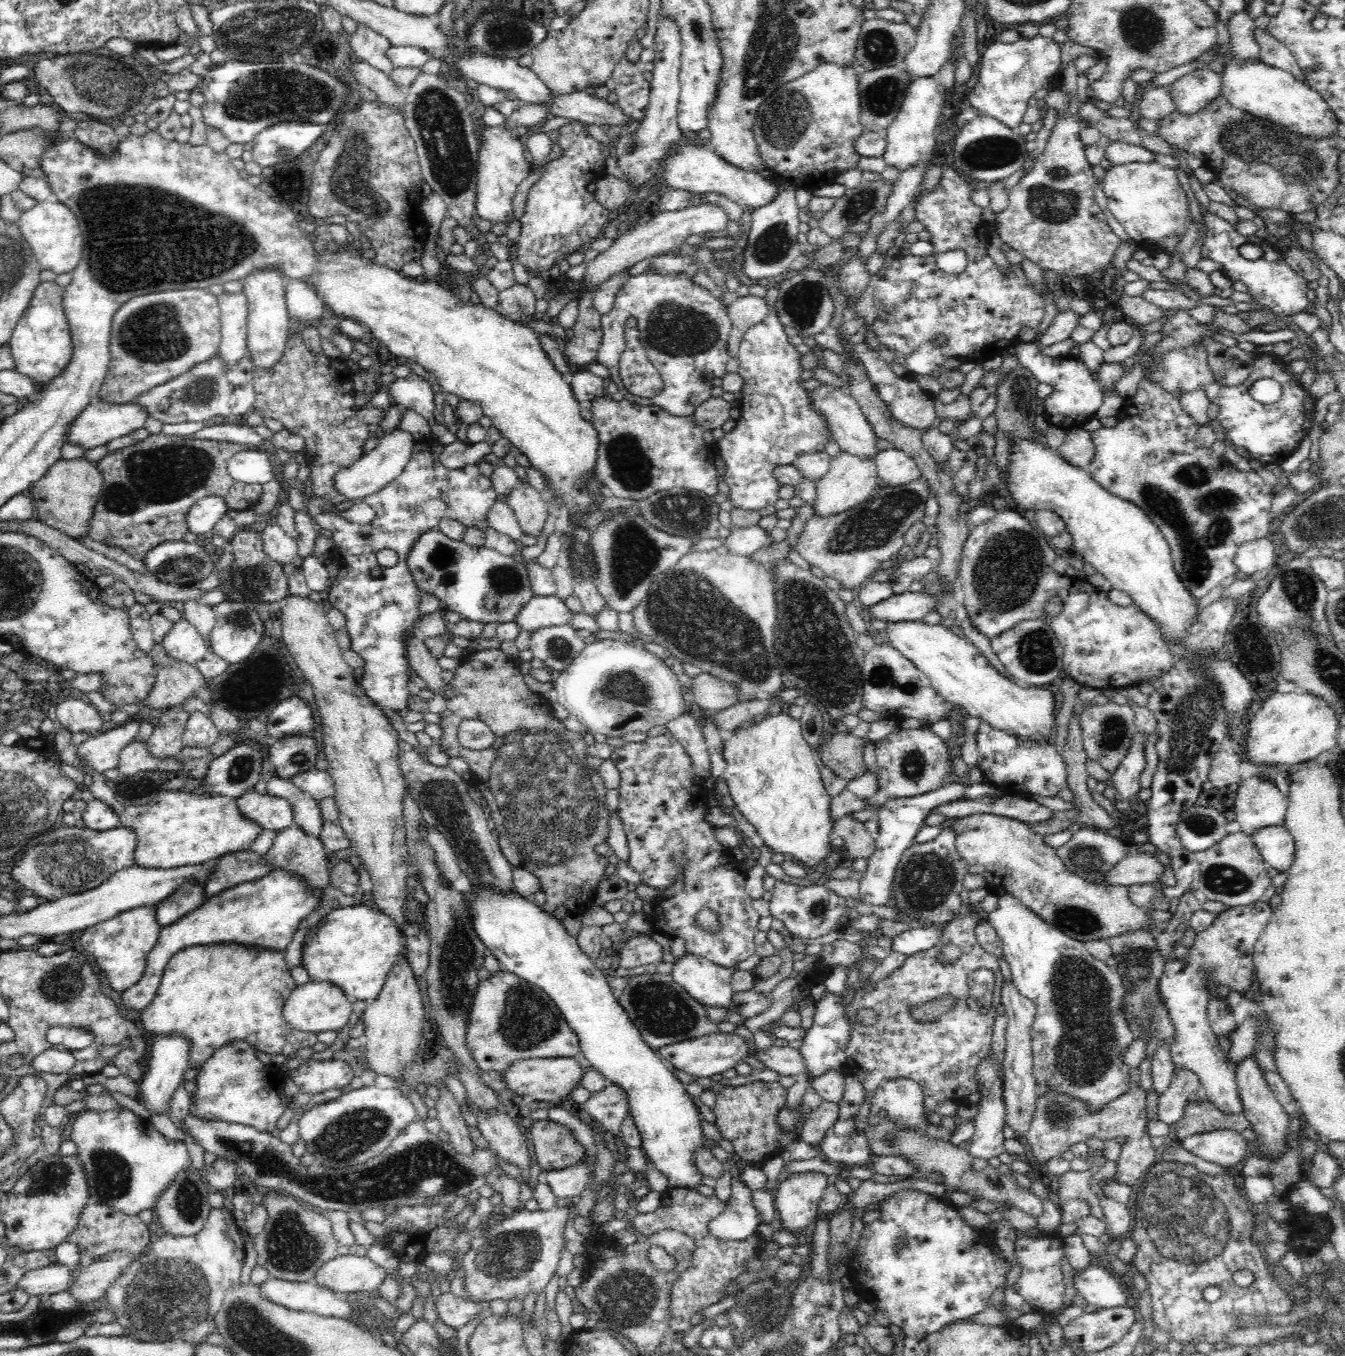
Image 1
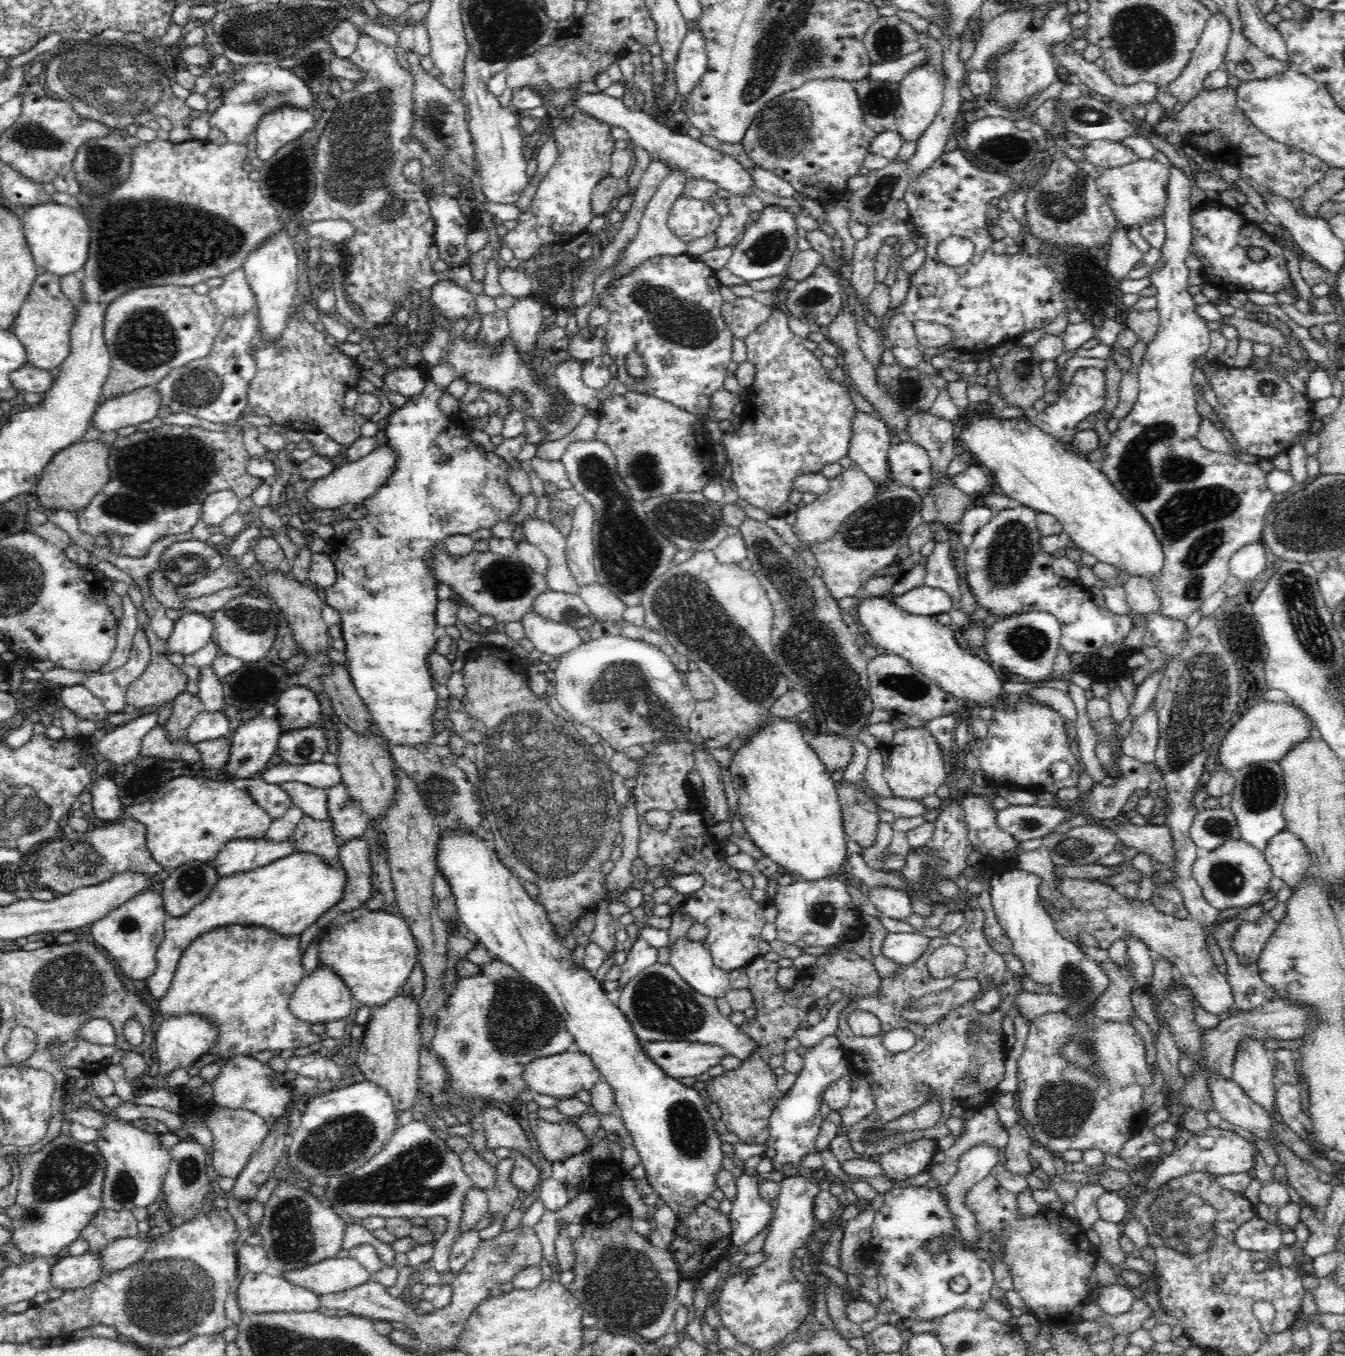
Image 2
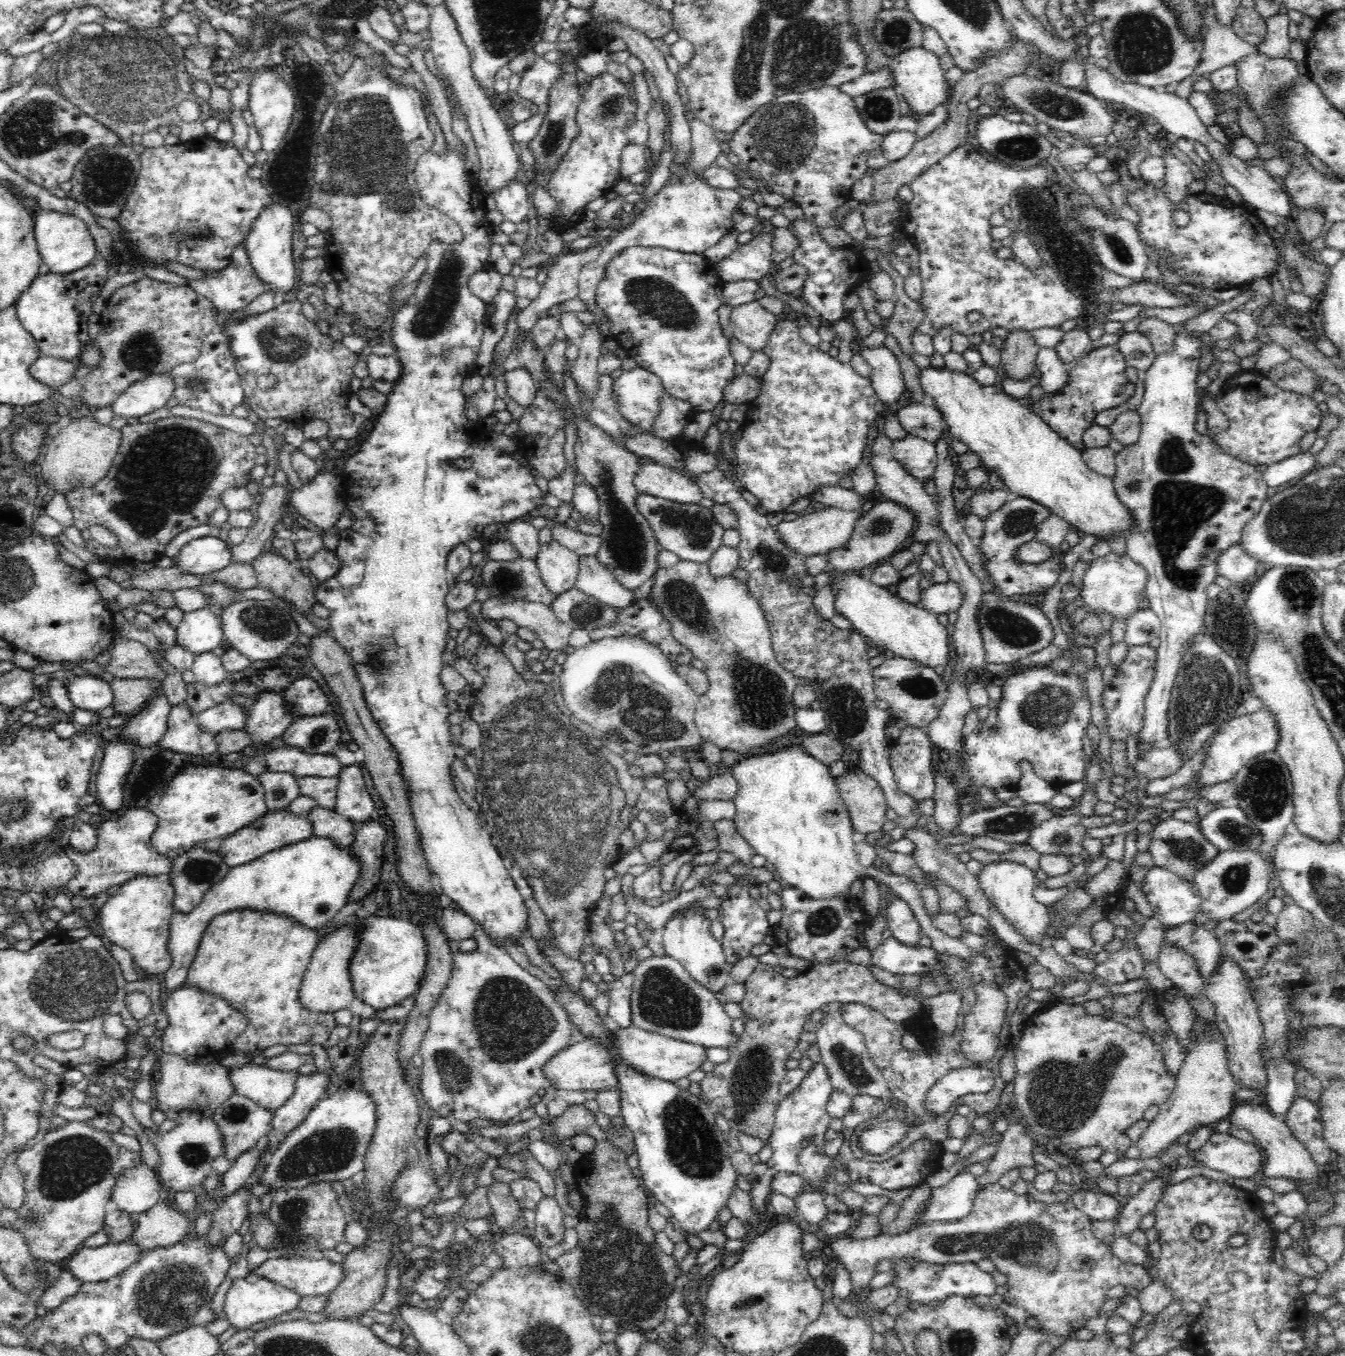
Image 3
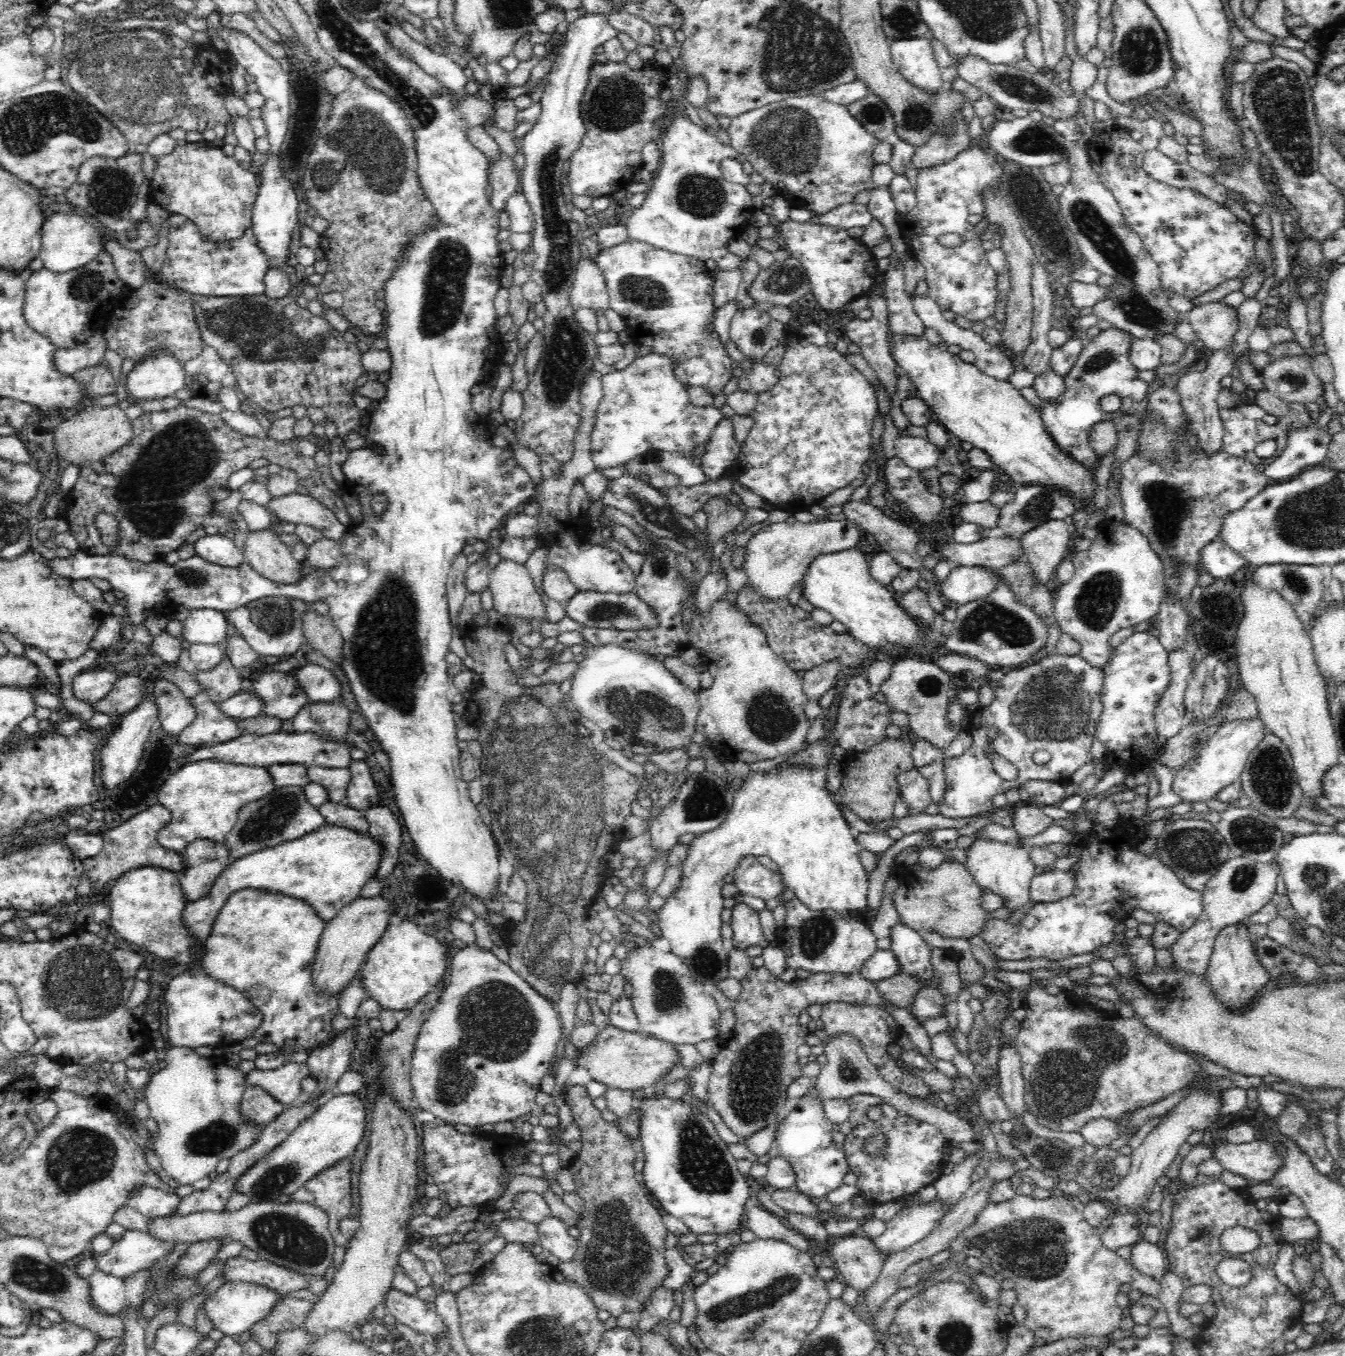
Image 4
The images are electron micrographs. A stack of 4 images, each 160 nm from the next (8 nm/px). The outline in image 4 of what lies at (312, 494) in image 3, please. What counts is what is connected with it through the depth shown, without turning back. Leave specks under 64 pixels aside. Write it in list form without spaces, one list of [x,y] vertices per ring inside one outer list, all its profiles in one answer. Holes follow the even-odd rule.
[[[293,493],[280,498],[273,498],[267,508],[274,514],[275,519],[283,522],[293,522],[296,525],[310,525],[322,531],[322,536],[336,542],[350,528],[344,526],[330,508],[314,499],[310,494]]]

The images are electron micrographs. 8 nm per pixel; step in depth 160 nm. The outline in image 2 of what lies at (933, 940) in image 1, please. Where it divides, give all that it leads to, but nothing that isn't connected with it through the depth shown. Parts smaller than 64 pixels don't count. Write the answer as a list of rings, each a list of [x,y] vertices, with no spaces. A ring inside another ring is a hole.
[[[920,932],[888,933],[883,940],[880,954],[893,960],[898,966],[907,966],[926,952],[929,942],[930,939]]]

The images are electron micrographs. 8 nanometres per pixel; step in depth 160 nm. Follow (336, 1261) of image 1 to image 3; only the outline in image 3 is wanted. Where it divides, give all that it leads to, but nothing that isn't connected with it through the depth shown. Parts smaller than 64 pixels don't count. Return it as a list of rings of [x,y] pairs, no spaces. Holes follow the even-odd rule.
[[[281,1256],[265,1260],[253,1273],[288,1287],[302,1297],[317,1297],[338,1288],[346,1269],[343,1263],[332,1263],[323,1256],[312,1259]]]

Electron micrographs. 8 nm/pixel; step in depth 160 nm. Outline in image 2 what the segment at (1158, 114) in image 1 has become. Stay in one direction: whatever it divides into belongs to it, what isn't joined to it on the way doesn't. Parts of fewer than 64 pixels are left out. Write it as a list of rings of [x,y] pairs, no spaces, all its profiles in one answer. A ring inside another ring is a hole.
[[[1214,12],[1200,35],[1190,62],[1180,72],[1180,76],[1166,84],[1169,93],[1178,102],[1188,102],[1202,92],[1201,83],[1213,70],[1223,67],[1232,26],[1225,12]]]

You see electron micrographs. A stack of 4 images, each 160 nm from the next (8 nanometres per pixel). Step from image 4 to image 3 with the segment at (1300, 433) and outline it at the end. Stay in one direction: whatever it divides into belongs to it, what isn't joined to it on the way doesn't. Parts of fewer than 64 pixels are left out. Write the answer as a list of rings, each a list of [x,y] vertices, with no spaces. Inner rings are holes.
[[[1309,451],[1296,453],[1292,457],[1285,458],[1282,462],[1274,462],[1262,469],[1263,479],[1268,488],[1278,488],[1282,490],[1284,484],[1298,482],[1304,478],[1312,468],[1317,465],[1315,455]]]

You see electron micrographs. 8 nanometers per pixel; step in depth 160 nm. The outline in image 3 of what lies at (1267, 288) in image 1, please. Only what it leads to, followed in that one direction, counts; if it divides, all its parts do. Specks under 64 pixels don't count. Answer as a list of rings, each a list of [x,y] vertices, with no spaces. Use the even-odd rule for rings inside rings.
[[[1143,178],[1136,179],[1136,182],[1143,187],[1128,192],[1125,202],[1140,216],[1137,223],[1140,239],[1150,248],[1161,248],[1172,254],[1168,260],[1182,282],[1196,288],[1222,290],[1240,287],[1244,282],[1250,284],[1252,280],[1264,278],[1268,272],[1276,270],[1278,252],[1266,225],[1255,211],[1233,203],[1227,197],[1207,193],[1190,194],[1177,204],[1177,208],[1190,215],[1190,222],[1178,227],[1172,219],[1174,203],[1168,201],[1162,186],[1144,182]]]

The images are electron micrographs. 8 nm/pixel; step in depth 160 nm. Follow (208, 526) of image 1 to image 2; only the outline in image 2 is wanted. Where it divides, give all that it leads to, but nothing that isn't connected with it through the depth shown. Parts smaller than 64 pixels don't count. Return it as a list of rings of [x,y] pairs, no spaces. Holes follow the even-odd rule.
[[[222,490],[210,494],[200,508],[200,519],[210,528],[219,529],[221,522],[230,516],[238,513],[241,499],[236,497],[232,490]]]

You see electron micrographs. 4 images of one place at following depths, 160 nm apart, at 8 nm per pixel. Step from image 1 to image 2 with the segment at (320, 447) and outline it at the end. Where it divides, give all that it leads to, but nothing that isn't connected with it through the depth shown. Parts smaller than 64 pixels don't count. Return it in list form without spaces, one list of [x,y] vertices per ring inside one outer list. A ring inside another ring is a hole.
[[[299,311],[290,314],[287,325],[284,327],[280,338],[275,345],[266,345],[263,340],[254,348],[254,361],[256,361],[256,378],[250,380],[248,388],[248,404],[257,416],[268,416],[276,425],[294,431],[321,432],[323,436],[334,439],[341,445],[342,452],[339,456],[327,459],[329,467],[334,467],[332,462],[344,461],[346,451],[358,438],[362,437],[361,428],[367,422],[355,410],[348,410],[345,405],[346,393],[357,386],[361,377],[362,367],[356,359],[349,358],[343,350],[335,346],[326,333],[316,331],[316,328],[303,313]]]

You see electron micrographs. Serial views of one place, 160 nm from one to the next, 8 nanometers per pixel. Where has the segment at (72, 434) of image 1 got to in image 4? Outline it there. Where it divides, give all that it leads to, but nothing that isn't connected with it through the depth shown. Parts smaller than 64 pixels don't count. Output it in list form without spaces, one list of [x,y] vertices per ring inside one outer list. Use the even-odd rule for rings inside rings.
[[[161,352],[135,365],[128,374],[128,401],[136,404],[141,400],[154,400],[175,396],[186,387],[186,372],[183,364]]]

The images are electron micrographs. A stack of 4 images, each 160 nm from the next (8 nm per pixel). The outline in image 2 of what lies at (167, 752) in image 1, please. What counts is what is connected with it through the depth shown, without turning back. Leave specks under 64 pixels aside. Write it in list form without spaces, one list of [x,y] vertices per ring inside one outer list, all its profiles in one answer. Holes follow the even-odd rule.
[[[188,691],[181,692],[173,701],[170,717],[166,720],[166,733],[170,741],[177,741],[186,734],[190,723],[199,712],[204,711],[204,703],[200,701],[199,695]]]

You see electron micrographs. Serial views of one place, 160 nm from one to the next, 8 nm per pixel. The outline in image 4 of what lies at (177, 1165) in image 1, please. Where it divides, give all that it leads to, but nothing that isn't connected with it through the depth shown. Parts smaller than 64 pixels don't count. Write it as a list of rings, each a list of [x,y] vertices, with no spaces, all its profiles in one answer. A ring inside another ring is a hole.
[[[140,1183],[125,1198],[126,1206],[140,1211],[149,1219],[173,1214],[179,1202],[176,1192],[169,1193],[148,1183]]]

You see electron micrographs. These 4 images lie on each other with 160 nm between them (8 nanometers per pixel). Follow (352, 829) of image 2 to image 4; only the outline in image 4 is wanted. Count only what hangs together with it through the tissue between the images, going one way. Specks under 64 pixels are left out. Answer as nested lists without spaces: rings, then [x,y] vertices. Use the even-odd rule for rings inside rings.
[[[364,759],[353,760],[348,768],[351,778],[343,802],[365,816],[368,809],[380,803],[381,793],[376,787],[374,775],[370,773],[370,765]]]

